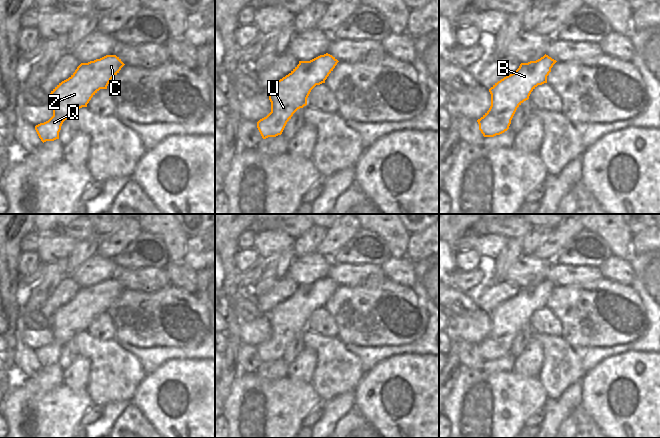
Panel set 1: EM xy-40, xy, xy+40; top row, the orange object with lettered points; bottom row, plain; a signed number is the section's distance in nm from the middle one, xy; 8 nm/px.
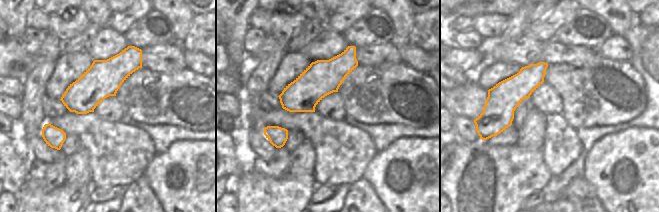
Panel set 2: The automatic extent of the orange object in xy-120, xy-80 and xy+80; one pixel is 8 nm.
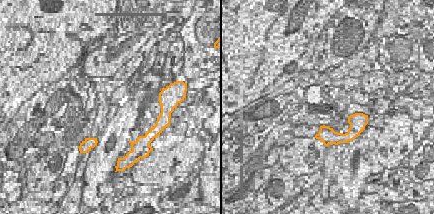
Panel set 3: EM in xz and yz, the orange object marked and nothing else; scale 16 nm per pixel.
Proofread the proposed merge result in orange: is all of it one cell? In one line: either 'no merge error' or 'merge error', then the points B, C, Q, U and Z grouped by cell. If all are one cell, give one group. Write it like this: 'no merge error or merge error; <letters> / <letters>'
no merge error; B C Q U Z

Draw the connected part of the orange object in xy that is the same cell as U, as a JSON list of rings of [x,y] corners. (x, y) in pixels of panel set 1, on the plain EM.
[[[326,277],[299,288],[285,301],[273,307],[267,314],[271,336],[257,346],[263,363],[281,359],[287,346],[300,332],[307,329],[311,314],[322,307],[339,285]]]

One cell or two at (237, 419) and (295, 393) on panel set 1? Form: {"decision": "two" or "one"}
{"decision": "one"}

